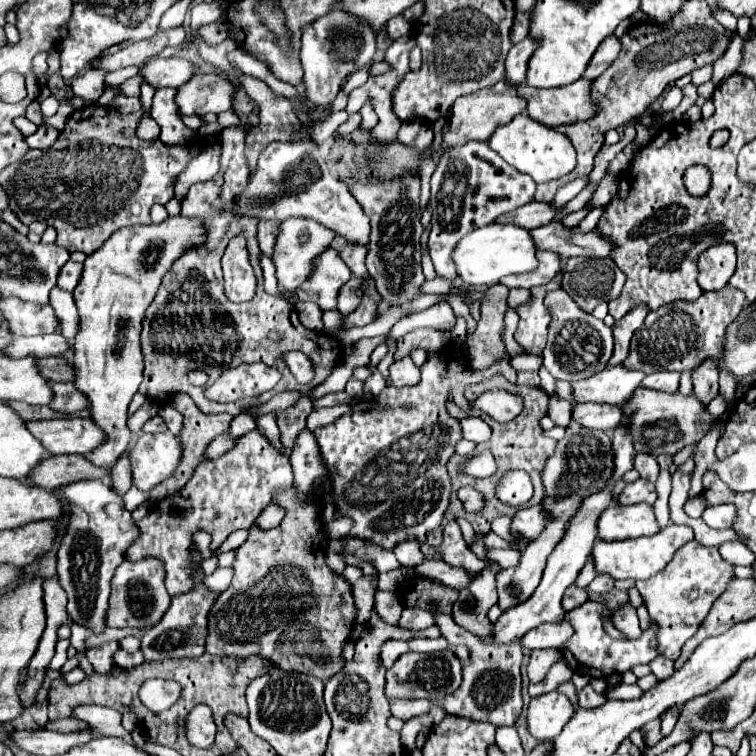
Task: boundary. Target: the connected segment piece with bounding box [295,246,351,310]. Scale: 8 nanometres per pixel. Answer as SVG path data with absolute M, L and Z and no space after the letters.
M329 246L321 256L313 260L313 272L297 288L299 300L315 302L321 310L337 308L337 292L351 278L351 270L339 258L339 254Z

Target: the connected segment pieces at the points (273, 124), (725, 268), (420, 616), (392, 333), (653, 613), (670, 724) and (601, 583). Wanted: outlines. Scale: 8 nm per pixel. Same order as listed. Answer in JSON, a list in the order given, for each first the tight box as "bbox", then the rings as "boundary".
[{"bbox":[245,90,297,168],"boundary":[[[263,90],[263,94],[259,96],[259,108],[259,126],[247,132],[245,142],[249,168],[257,164],[257,156],[265,148],[265,144],[273,140],[285,140],[285,136],[289,136],[289,128],[297,124],[291,102],[283,96],[277,96],[273,90]]]},{"bbox":[697,244,737,292],"boundary":[[[715,244],[699,256],[699,276],[697,282],[703,292],[721,290],[727,286],[729,278],[735,274],[737,254],[733,244]]]},{"bbox":[399,606,433,630],"boundary":[[[413,606],[413,608],[405,608],[403,616],[399,620],[399,626],[405,626],[409,630],[423,630],[433,626],[433,616],[431,612],[427,612],[421,606]]]},{"bbox":[385,302,455,340],"boundary":[[[441,302],[441,304],[435,304],[427,310],[421,310],[421,312],[415,312],[415,314],[401,318],[385,336],[386,339],[394,338],[397,340],[405,334],[417,330],[417,328],[449,330],[453,326],[455,326],[455,314],[447,302]]]},{"bbox":[637,540,733,661],"boundary":[[[692,540],[675,552],[673,560],[657,576],[637,582],[637,590],[645,596],[649,616],[659,624],[653,646],[657,646],[663,656],[673,661],[678,659],[685,642],[696,633],[709,614],[709,604],[721,596],[731,578],[733,566],[721,558],[717,547],[703,546]]]},{"bbox":[661,706,679,736],"boundary":[[[673,706],[673,710],[669,708],[669,712],[665,712],[663,714],[663,718],[661,718],[661,732],[663,732],[663,736],[667,736],[667,734],[671,734],[671,730],[675,728],[675,724],[677,724],[677,718],[679,718],[679,710],[677,710],[679,706]]]},{"bbox":[588,576,615,593],"boundary":[[[595,576],[595,580],[588,586],[589,590],[597,593],[606,593],[615,588],[615,582],[609,580],[609,576]]]}]

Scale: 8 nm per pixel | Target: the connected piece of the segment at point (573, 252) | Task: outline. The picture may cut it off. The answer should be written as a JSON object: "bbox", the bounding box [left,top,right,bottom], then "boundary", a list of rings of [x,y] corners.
{"bbox":[529,222,609,258],"boundary":[[[549,222],[545,226],[529,230],[537,250],[551,250],[561,254],[563,258],[571,256],[597,256],[609,258],[609,244],[601,240],[595,232],[587,234],[573,234],[571,230],[563,228],[561,222]]]}

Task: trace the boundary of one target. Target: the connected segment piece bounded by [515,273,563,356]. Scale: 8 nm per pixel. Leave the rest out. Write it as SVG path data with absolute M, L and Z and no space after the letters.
M562 273L549 283L531 289L531 302L517 308L519 326L515 330L515 342L523 348L525 354L541 356L545 342L547 342L547 326L549 326L549 312L544 305L545 292L559 289Z

